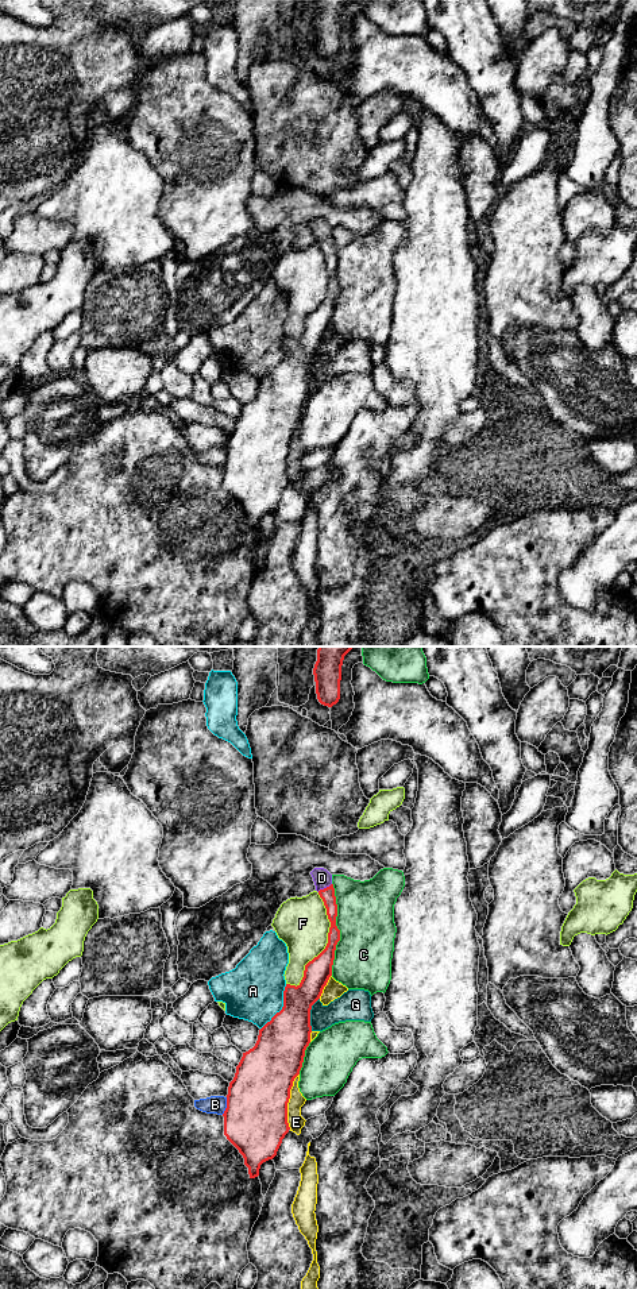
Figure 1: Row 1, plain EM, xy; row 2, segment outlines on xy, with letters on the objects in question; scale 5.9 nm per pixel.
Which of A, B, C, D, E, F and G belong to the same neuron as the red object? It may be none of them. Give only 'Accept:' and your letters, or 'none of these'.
Accept: D

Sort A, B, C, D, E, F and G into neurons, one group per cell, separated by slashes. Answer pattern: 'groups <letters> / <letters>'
groups A G / B / C / D / E / F

